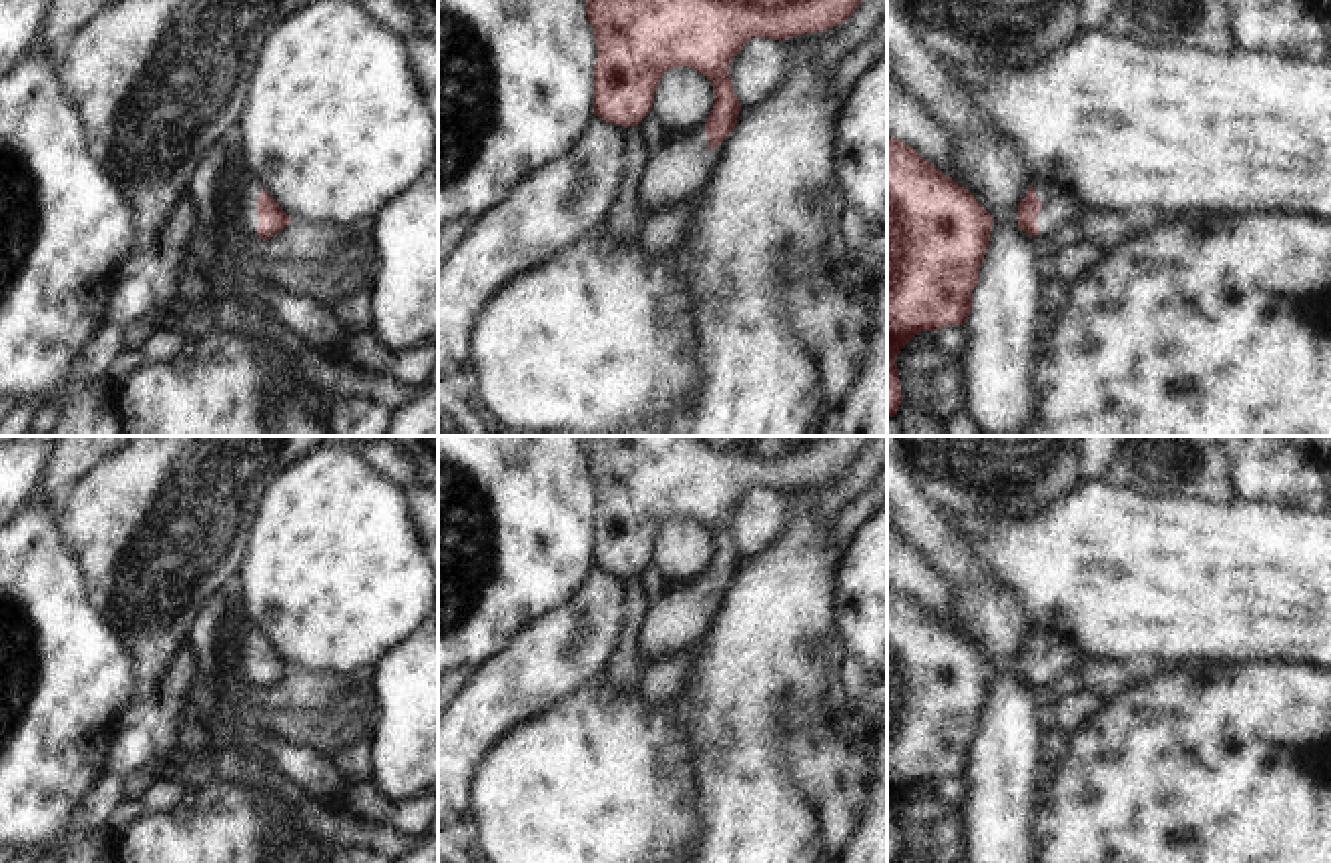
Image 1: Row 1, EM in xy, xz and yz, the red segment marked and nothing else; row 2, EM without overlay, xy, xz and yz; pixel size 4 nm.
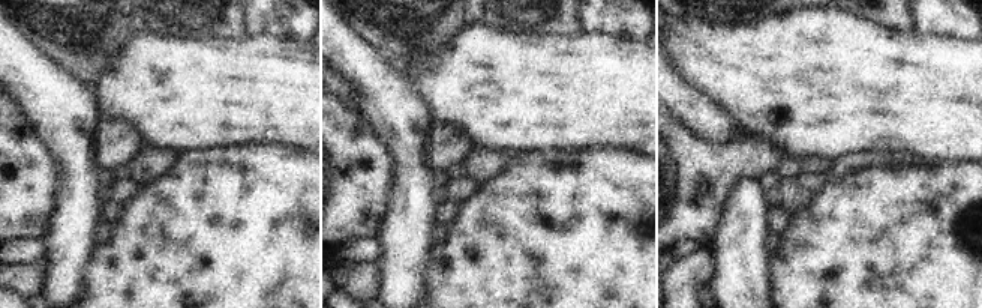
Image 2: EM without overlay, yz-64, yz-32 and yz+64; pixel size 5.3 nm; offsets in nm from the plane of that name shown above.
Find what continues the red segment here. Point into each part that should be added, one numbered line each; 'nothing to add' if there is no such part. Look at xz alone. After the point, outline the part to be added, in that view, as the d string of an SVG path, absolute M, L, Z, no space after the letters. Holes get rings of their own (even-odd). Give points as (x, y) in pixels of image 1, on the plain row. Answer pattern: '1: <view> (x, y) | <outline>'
1: xz (681, 615) | M707 582L671 584L648 608L638 632L638 666L679 654L711 626Z

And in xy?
1: xy (241, 659) | M245 624L233 646L219 644L219 668L221 672L233 672L241 680L249 680L257 686L259 662L257 648L261 644L261 632Z

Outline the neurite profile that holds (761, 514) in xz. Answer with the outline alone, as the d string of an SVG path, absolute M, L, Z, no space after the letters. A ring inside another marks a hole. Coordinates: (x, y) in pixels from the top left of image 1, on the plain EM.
M751 488L729 514L729 526L741 556L771 548L787 524L787 500L773 488Z

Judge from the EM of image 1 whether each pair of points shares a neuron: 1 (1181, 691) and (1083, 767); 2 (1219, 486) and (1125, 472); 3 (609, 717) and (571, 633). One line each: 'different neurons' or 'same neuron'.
1: same neuron
2: same neuron
3: different neurons

